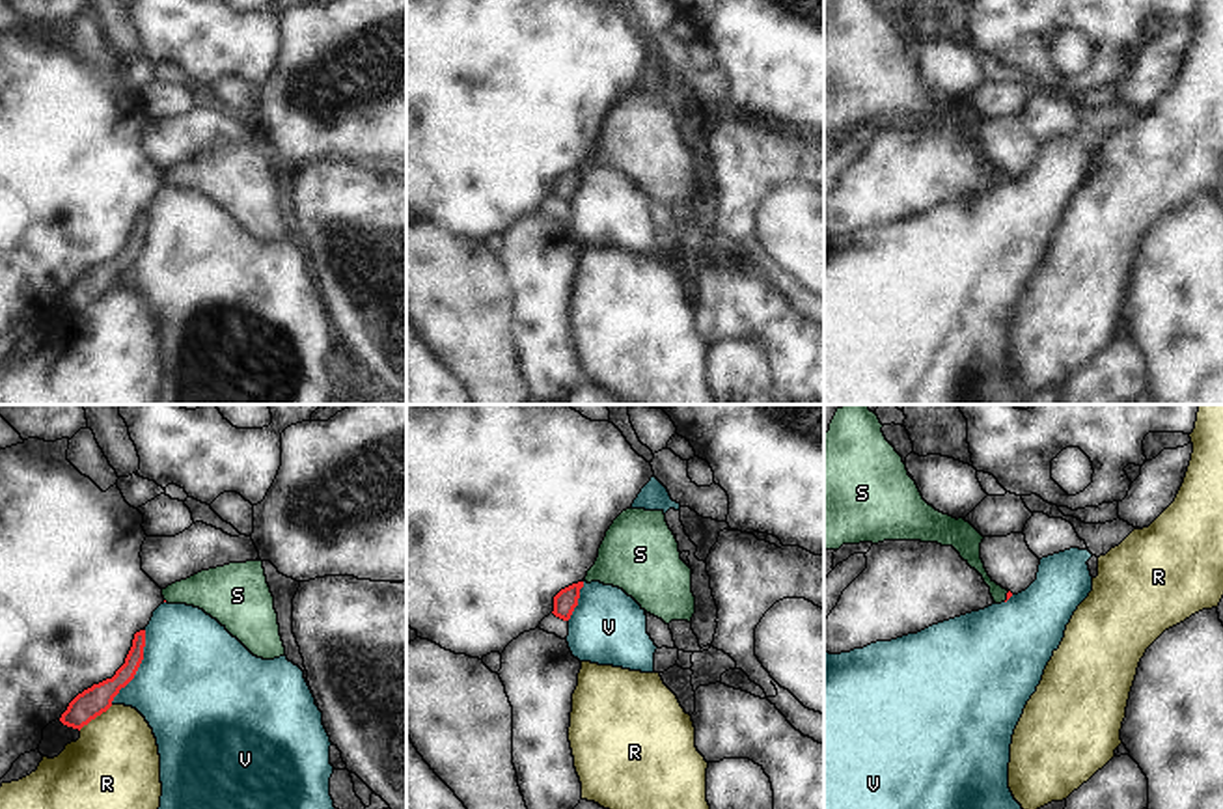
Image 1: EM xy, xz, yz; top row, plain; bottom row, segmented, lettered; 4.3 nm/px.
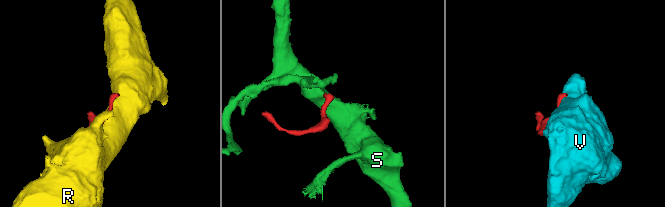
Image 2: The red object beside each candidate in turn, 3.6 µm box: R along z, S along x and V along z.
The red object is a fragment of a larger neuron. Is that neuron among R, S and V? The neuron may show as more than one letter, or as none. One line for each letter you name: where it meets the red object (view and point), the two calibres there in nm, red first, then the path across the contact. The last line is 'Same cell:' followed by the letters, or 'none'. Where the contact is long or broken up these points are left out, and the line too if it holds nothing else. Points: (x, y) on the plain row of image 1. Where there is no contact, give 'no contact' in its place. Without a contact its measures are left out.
S: yz (1007, 179) | 20/90 nm | across yz (1009, 176), (1007, 179), (989, 164), (970, 135)
Same cell: S

